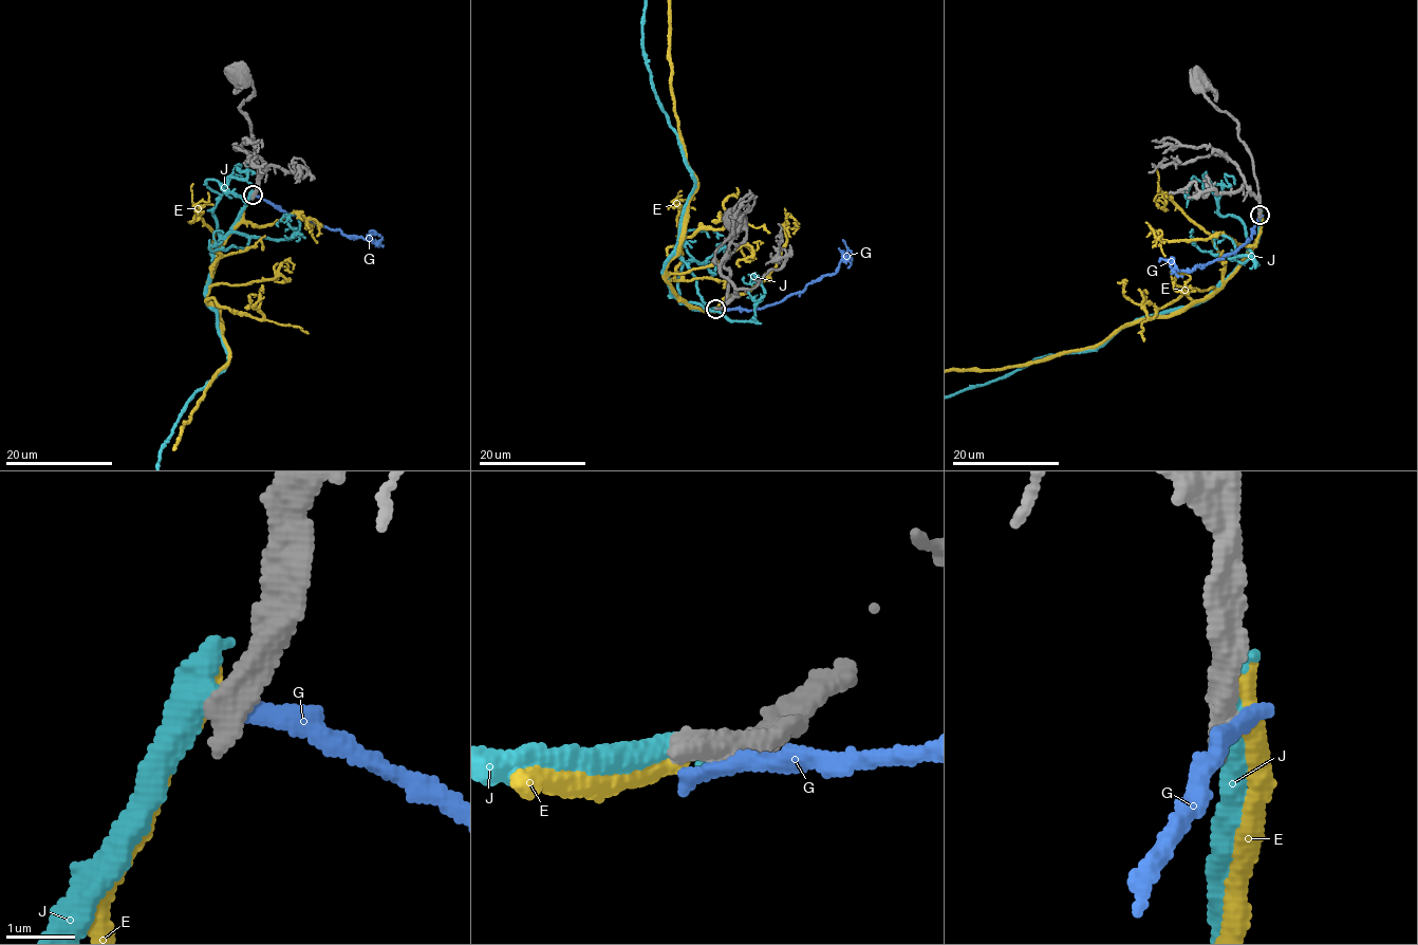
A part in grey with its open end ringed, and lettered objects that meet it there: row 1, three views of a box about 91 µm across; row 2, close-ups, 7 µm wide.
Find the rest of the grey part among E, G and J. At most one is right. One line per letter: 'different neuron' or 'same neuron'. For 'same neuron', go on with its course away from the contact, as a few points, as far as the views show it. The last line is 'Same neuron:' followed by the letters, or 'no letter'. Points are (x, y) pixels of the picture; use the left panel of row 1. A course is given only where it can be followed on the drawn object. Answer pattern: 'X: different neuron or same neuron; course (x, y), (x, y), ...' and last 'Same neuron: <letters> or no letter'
E: different neuron
G: different neuron
J: same neuron
Same neuron: J

